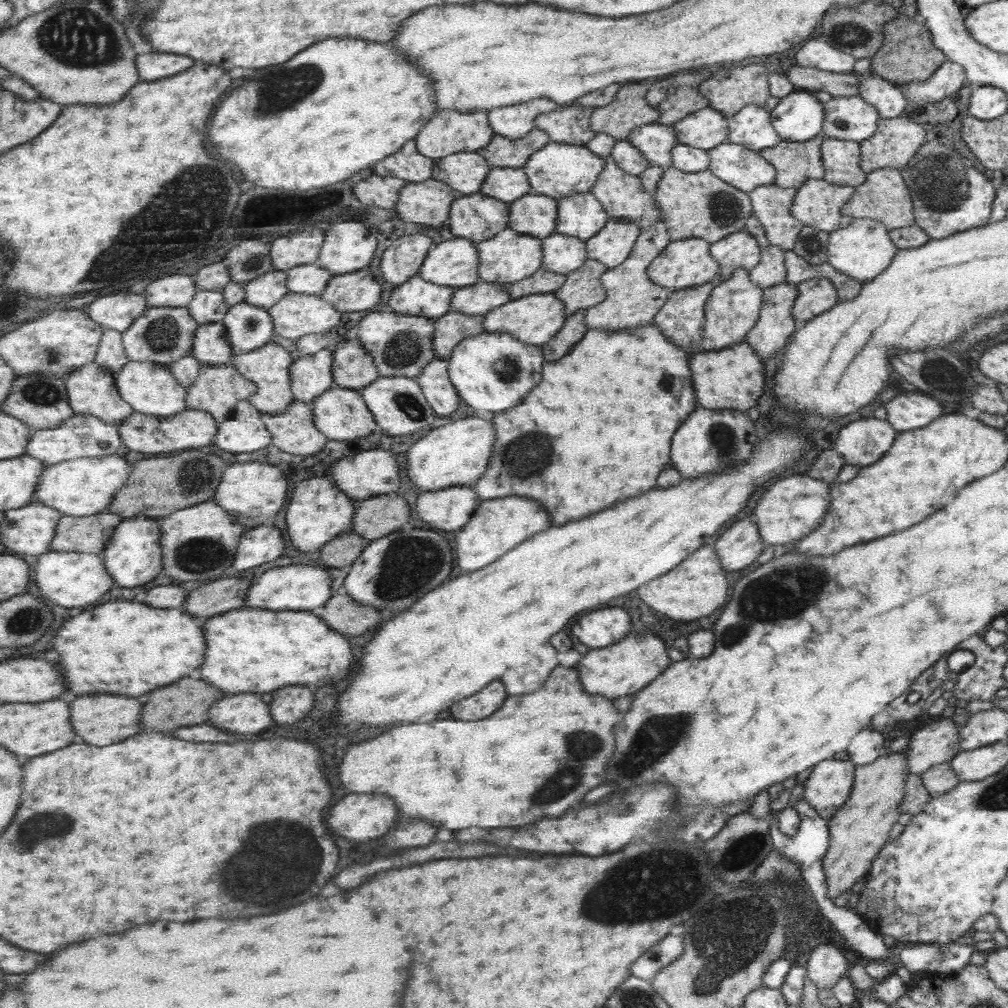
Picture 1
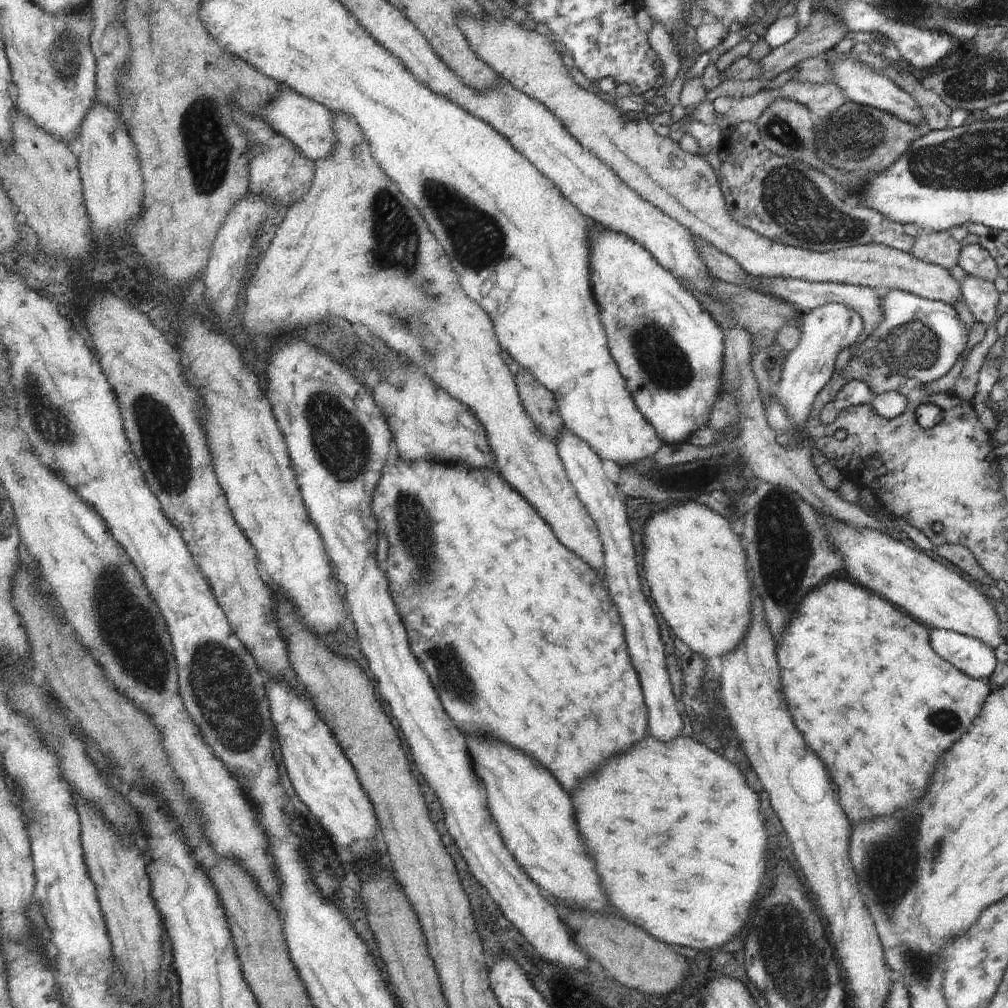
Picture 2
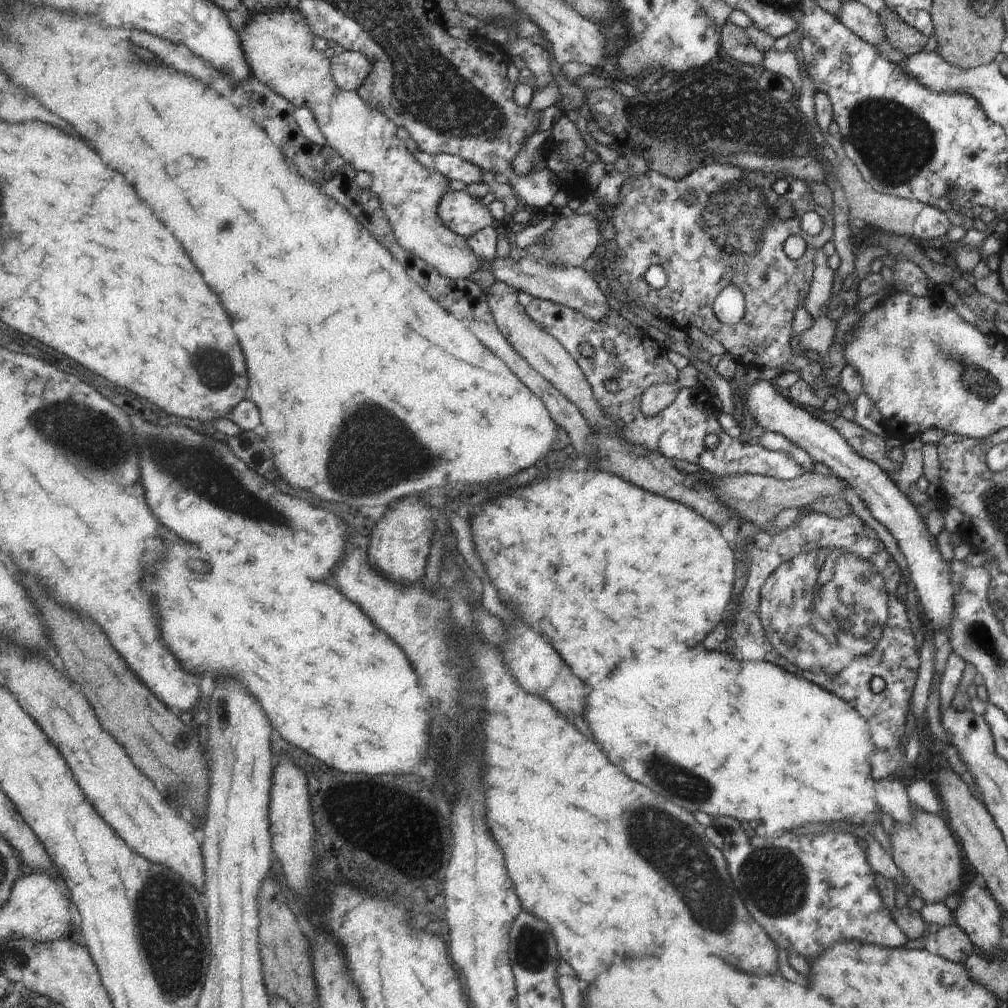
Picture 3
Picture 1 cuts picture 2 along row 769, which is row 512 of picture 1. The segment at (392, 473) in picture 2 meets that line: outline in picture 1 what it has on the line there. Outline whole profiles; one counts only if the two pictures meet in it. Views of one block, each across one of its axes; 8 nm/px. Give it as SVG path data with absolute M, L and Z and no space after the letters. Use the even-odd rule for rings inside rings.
M655 326L621 332L587 330L571 354L561 362L545 364L545 382L539 392L529 394L521 406L491 416L493 426L497 426L497 450L493 450L489 470L471 488L483 502L509 496L533 498L553 514L553 526L563 526L619 500L643 494L655 486L657 474L669 462L673 430L695 408L687 360L687 354L669 344Z

